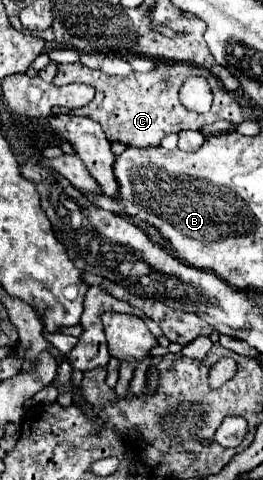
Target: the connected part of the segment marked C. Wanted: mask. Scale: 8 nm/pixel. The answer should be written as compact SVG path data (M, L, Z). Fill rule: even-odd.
M72 63L72 65L58 65L58 73L52 81L56 87L68 85L68 83L86 83L96 89L96 97L80 109L54 109L54 115L60 113L74 113L88 117L96 123L100 123L102 131L106 133L108 141L120 141L130 147L146 147L146 145L160 145L162 137L168 133L180 133L184 129L200 129L206 123L214 123L220 119L230 121L232 125L238 125L244 121L240 105L234 101L230 93L224 91L222 83L206 69L188 65L188 63L156 63L156 69L150 73L132 73L128 77L108 77L102 71L94 71L84 67L82 63ZM192 75L204 75L206 79L212 79L212 95L214 103L212 109L204 115L194 113L186 109L180 99L178 91L184 85L184 81Z

